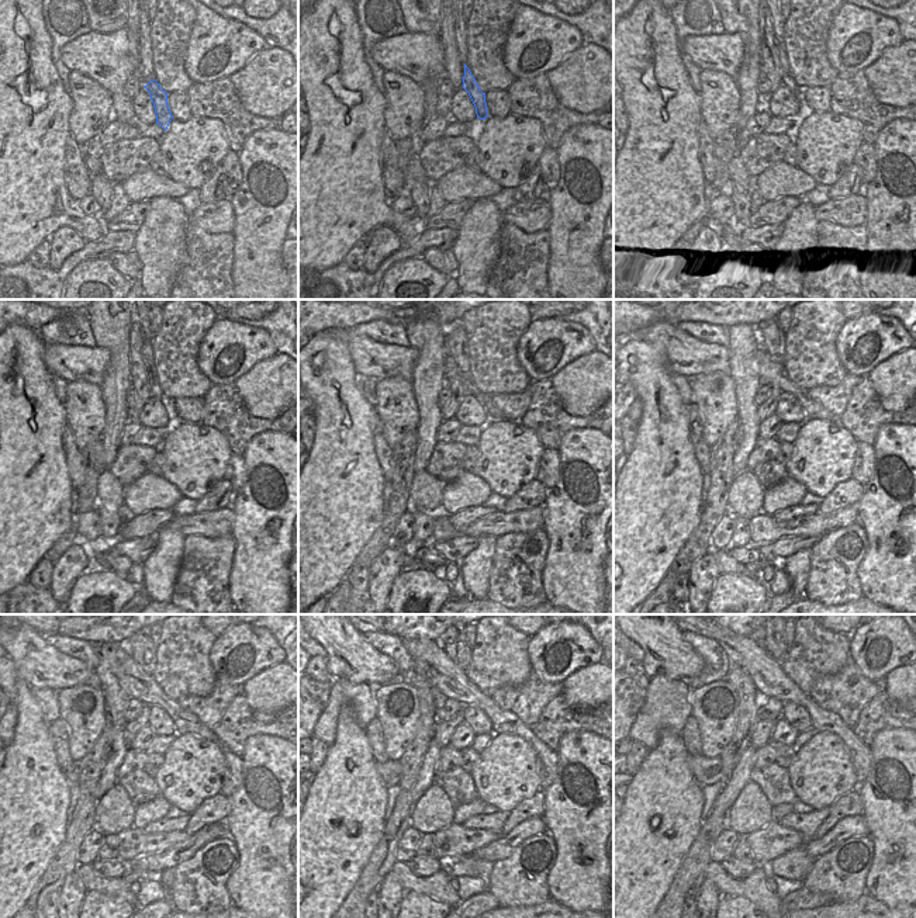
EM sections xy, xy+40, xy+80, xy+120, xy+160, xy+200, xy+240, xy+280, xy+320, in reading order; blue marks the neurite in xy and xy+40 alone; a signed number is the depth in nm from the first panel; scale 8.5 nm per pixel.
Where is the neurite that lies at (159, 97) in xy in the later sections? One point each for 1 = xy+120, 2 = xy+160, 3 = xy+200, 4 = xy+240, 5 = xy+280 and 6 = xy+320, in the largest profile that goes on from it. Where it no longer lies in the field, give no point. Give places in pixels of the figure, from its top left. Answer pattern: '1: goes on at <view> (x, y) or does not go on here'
1: goes on at xy+120 (147, 347)
2: goes on at xy+160 (456, 338)
3: goes on at xy+200 (773, 339)
4: goes on at xy+240 (144, 653)
5: goes on at xy+280 (455, 643)
6: goes on at xy+320 (774, 645)

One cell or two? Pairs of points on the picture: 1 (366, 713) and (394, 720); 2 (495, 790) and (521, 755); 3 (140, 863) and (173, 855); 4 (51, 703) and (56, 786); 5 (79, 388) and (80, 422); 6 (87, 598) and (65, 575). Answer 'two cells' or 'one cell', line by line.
1: two cells
2: one cell
3: one cell
4: two cells
5: one cell
6: two cells

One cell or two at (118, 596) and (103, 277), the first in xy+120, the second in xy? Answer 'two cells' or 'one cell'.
one cell

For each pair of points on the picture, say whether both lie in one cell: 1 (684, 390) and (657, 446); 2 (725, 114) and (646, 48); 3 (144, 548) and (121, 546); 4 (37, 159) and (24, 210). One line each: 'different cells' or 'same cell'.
1: different cells
2: different cells
3: same cell
4: same cell

